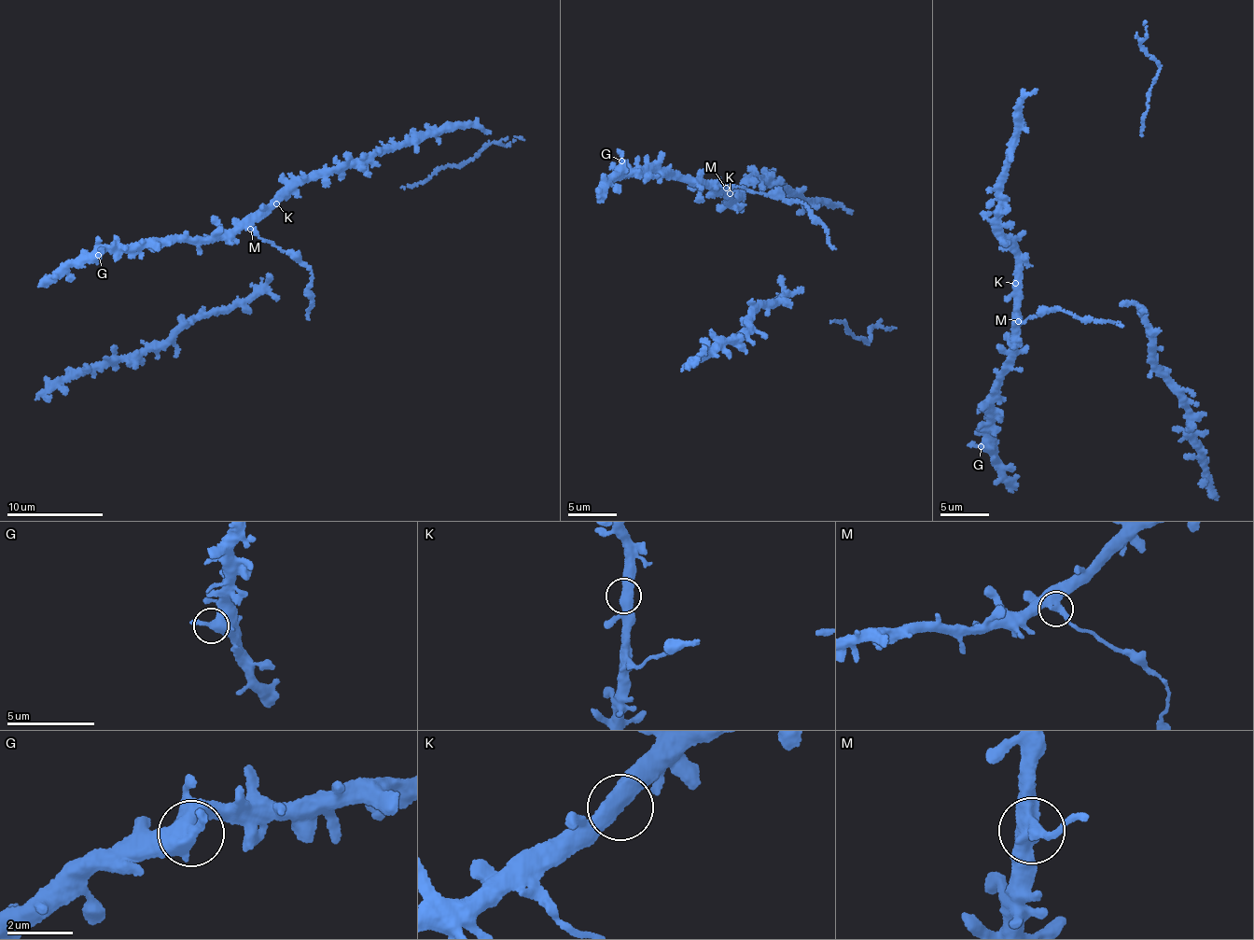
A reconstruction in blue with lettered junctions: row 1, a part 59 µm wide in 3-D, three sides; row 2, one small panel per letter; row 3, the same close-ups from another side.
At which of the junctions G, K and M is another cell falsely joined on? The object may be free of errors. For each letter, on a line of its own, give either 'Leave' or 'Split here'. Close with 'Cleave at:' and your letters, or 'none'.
G: Leave
K: Leave
M: Split here
Cleave at: M

